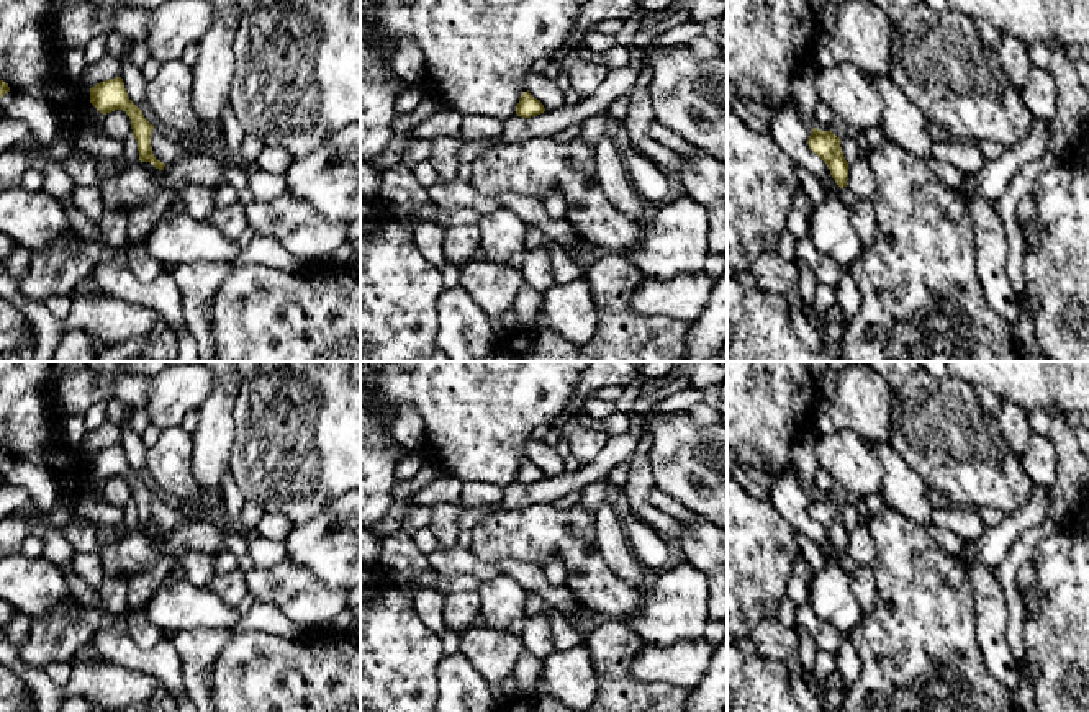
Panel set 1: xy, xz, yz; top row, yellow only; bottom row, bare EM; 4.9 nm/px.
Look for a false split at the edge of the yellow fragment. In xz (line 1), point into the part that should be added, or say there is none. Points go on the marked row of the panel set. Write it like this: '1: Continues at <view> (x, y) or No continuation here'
1: No continuation here

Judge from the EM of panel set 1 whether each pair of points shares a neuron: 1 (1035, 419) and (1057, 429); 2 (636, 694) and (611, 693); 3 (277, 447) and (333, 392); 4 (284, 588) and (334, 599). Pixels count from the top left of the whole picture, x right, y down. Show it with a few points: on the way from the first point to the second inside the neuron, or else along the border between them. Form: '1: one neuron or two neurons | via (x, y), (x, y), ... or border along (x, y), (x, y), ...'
1: two neurons | border along (1048, 413), (1048, 431), (1045, 434)
2: one neuron | via (629, 693), (621, 689), (618, 693)
3: one neuron | via (290, 434), (320, 405)
4: one neuron | via (297, 591), (305, 599), (321, 599)

